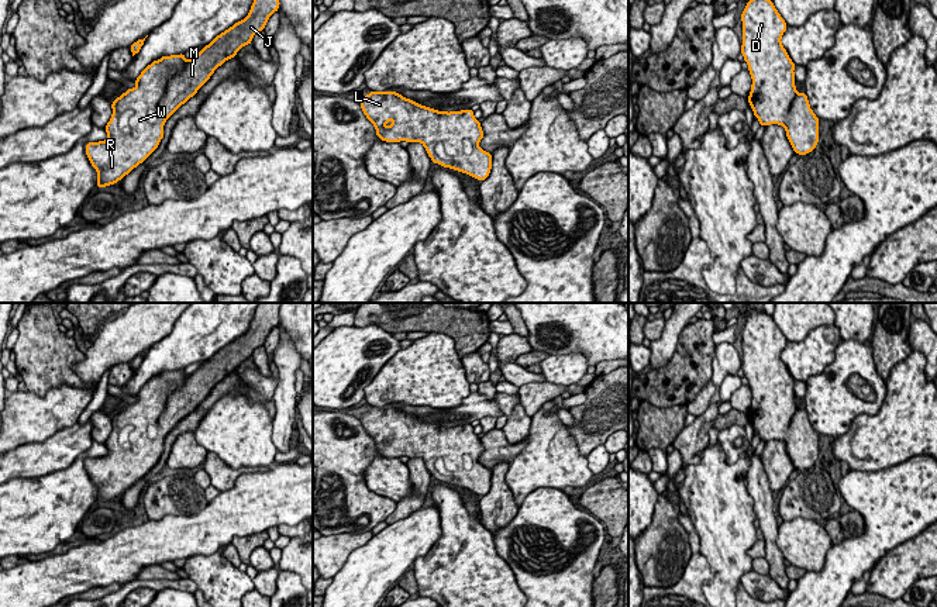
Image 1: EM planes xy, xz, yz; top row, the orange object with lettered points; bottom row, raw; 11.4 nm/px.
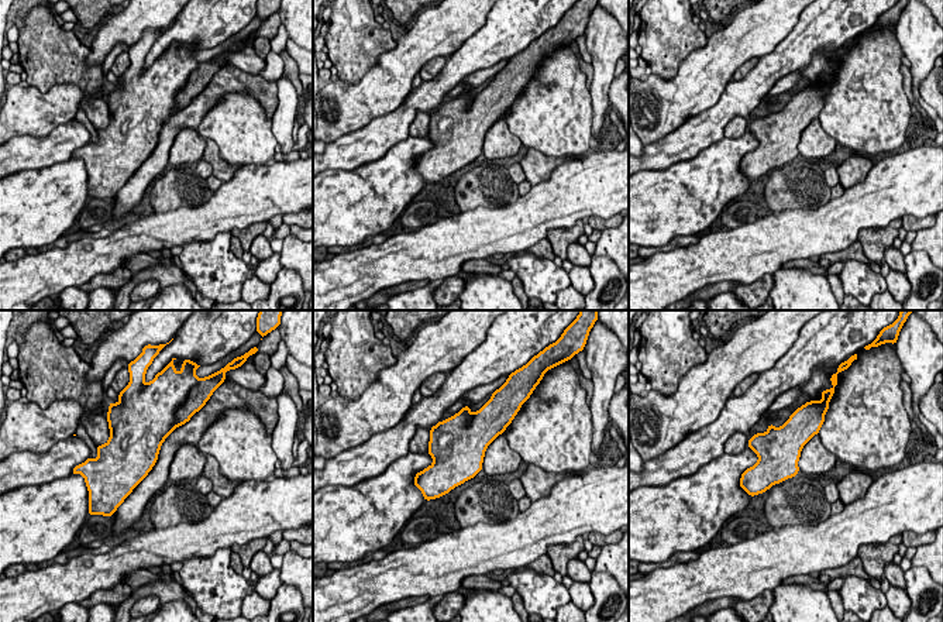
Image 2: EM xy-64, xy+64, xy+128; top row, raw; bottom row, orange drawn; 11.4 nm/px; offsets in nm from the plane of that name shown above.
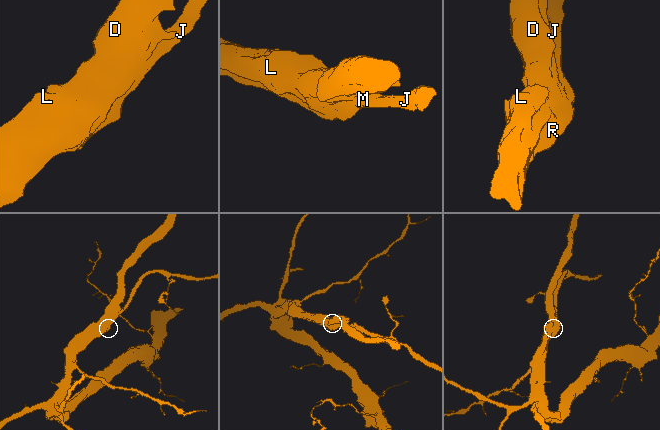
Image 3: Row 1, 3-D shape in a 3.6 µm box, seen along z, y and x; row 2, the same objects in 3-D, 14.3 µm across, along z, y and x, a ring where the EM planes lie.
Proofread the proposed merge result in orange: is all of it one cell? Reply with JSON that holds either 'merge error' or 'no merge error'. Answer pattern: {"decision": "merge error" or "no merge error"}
{"decision": "no merge error"}

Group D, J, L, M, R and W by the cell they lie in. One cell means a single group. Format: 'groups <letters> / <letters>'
groups D J L M R W

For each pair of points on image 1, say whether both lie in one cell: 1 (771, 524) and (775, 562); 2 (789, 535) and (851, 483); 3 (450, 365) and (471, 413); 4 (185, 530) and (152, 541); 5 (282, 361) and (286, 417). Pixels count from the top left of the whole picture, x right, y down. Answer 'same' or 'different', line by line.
1: same
2: different
3: different
4: same
5: same

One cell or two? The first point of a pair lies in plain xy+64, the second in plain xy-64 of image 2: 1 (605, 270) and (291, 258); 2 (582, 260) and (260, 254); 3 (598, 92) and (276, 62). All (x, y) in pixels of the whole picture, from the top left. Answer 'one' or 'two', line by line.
1: two
2: one
3: two

